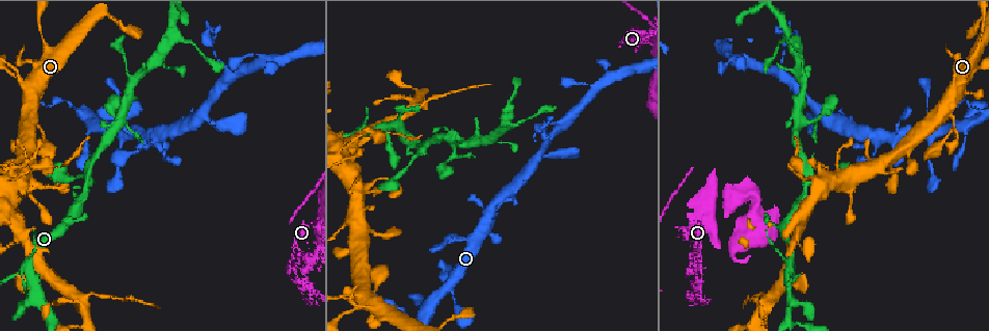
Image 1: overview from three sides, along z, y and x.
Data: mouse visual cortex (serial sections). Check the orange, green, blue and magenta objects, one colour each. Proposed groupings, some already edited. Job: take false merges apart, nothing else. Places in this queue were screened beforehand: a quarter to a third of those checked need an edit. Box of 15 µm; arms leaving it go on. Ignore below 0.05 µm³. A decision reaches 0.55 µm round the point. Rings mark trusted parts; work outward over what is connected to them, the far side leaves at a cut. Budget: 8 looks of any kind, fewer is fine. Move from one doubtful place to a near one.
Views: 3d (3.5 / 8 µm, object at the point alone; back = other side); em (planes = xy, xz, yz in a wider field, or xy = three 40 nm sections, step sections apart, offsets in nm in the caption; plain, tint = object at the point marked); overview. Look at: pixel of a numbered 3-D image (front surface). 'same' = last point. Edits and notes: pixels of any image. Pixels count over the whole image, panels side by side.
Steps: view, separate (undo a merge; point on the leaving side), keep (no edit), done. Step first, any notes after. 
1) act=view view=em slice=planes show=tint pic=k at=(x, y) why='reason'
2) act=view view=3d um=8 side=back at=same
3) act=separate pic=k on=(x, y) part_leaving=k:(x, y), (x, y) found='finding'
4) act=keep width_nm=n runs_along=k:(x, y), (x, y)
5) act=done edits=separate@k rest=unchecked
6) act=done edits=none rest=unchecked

act=view view=3d um=3.5 pic=1 at=(697, 290) why='arms part here'

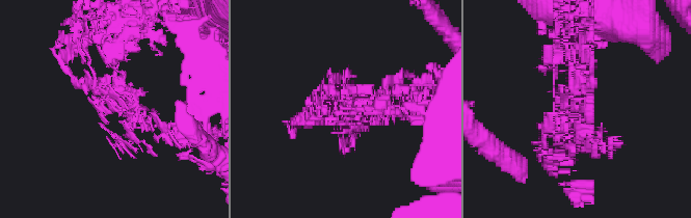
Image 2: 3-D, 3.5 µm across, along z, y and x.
act=view view=em slice=xy step=3 show=plain pic=2 at=(587, 104) why='now the EM'

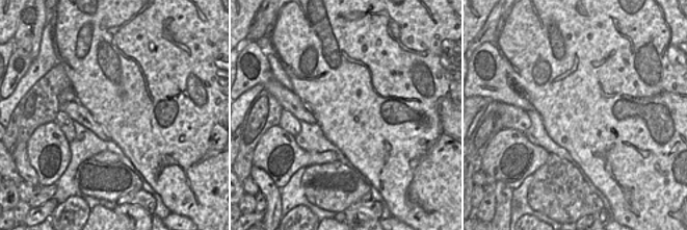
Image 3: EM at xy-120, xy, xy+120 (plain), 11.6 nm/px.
act=view view=em slice=xy step=3 show=tint at=same

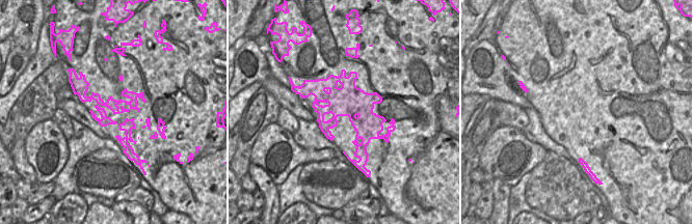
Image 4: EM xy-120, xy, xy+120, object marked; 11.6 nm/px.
act=keep width_nm=480 runs_along=2:(87, 63), (132, 124), (167, 137) found='continuous, no second cell'

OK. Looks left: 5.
act=view view=3d um=3.5 pic=1 at=(88, 178) why='sharp bend'

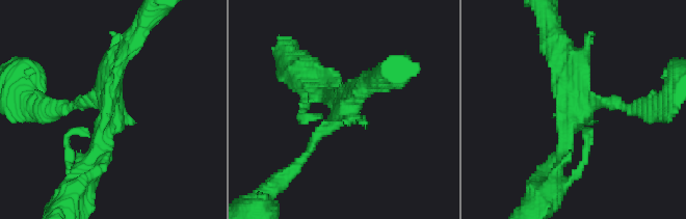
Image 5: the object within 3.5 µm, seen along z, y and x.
act=view view=em slice=xy step=2 show=tint pic=5 at=(580, 107) why='now the EM'

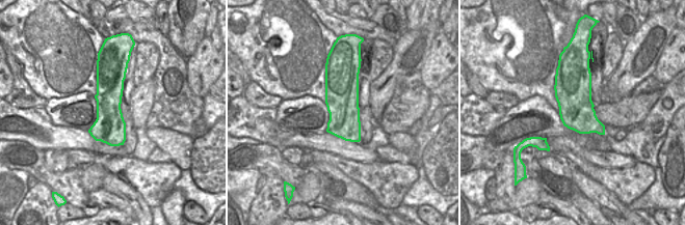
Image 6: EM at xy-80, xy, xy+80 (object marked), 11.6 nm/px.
act=view view=em slice=xy step=5 show=tint at=same why='cut it another way'

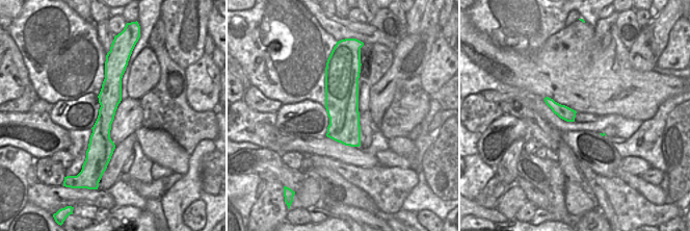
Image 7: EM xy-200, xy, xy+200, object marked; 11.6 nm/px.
act=keep arms=3 arm_widths_nm=150,250,350 runs_along=5:(96, 168), (111, 70), (127, 44) found='all the same cell'

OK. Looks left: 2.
act=view view=3d um=8 pic=1 at=(363, 302) why='sharp bend'

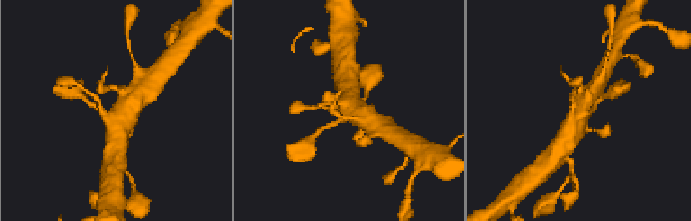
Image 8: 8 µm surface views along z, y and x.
act=view view=em slice=xy step=5 show=tint pic=8 at=(114, 111) why='now the EM'

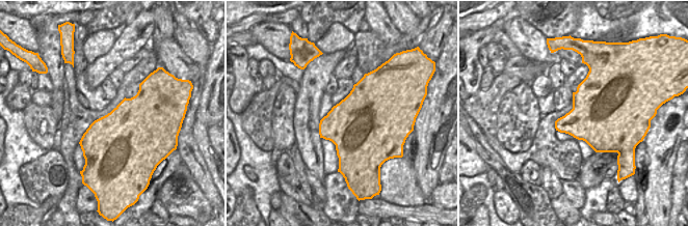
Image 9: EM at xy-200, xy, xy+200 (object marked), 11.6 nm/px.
act=keep runs_along=8:(140, 94), (124, 113), (115, 141) found='continuous, no second cell'

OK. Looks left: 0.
act=done edits=none rest=unchecked

